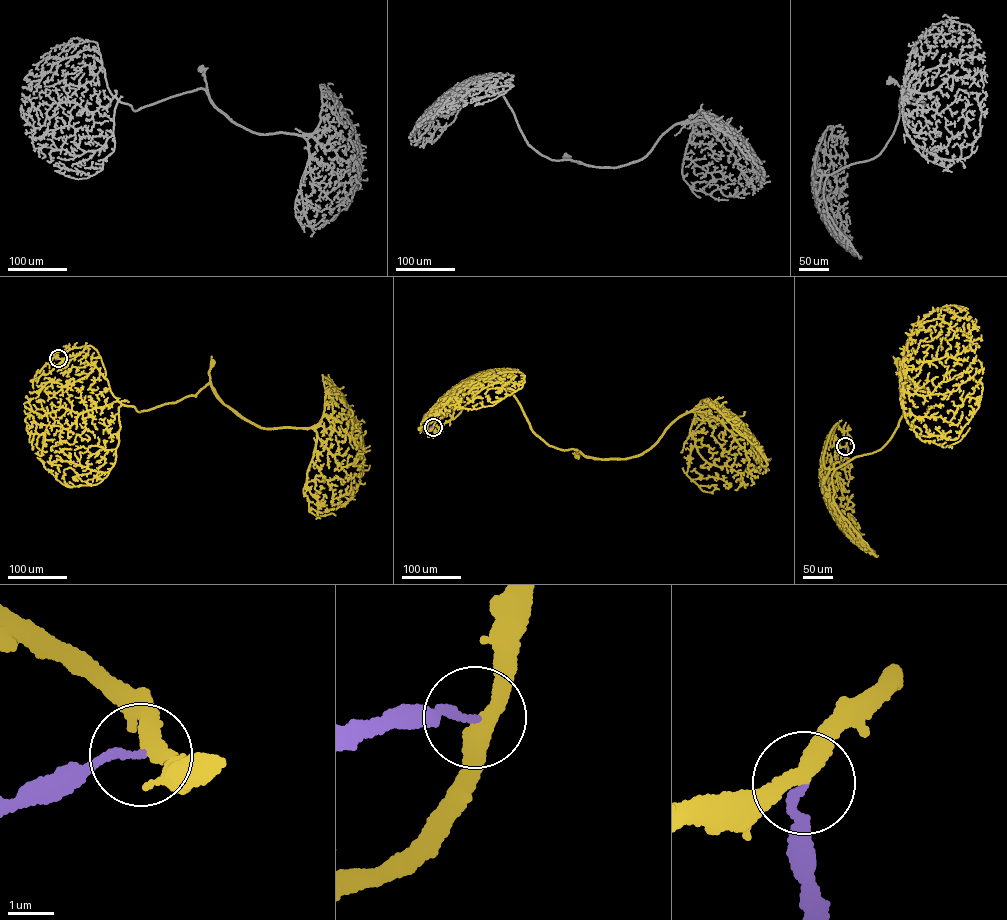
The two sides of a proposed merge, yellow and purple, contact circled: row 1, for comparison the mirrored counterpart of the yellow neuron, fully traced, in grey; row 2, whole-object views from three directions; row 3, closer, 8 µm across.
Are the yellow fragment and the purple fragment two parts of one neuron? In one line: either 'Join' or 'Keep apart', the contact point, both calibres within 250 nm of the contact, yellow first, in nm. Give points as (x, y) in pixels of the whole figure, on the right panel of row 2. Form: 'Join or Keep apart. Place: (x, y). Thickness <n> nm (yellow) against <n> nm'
Keep apart. Place: (845, 446). Thickness 380 nm (yellow) against 170 nm

